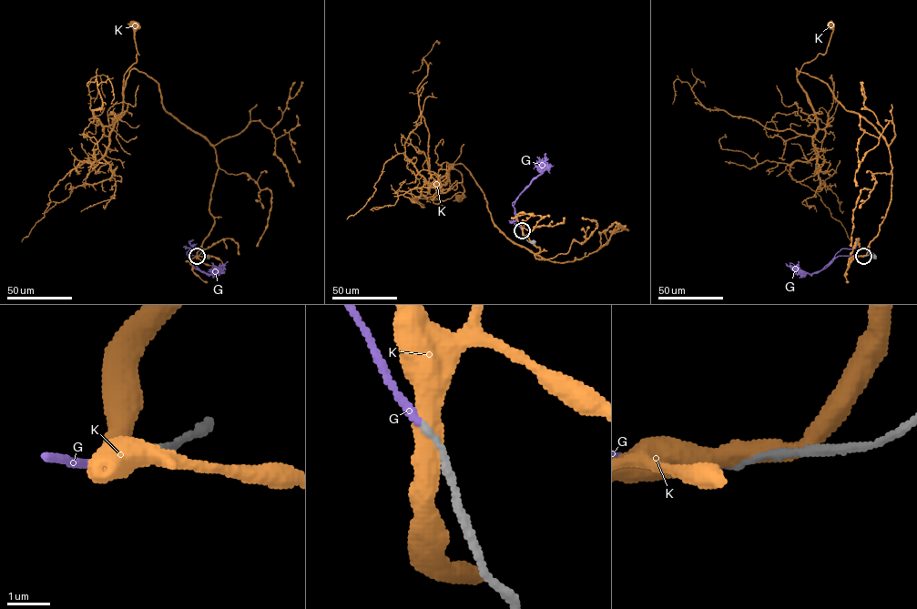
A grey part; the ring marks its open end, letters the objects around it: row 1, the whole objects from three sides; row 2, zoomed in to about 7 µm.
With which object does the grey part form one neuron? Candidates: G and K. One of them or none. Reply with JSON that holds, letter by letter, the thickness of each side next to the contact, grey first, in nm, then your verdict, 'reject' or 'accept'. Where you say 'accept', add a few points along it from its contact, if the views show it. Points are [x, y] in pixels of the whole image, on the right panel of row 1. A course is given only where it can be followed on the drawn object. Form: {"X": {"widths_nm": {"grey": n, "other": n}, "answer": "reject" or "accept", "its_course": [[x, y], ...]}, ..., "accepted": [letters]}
{"G": {"widths_nm": {"grey": 120, "other": 180}, "answer": "accept", "its_course": [[863, 256], [838, 256], [821, 269], [841, 248], [853, 248], [859, 240]]}, "K": {"widths_nm": {"grey": 200, "other": 500}, "answer": "reject"}, "accepted": ["G"]}

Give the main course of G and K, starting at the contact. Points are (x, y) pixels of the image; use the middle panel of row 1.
G: (522, 230), (514, 205), (524, 189), (512, 203), (518, 222), (515, 224), (519, 227)
K: (522, 231), (544, 259), (507, 238), (471, 173), (449, 165), (462, 177), (458, 198)

